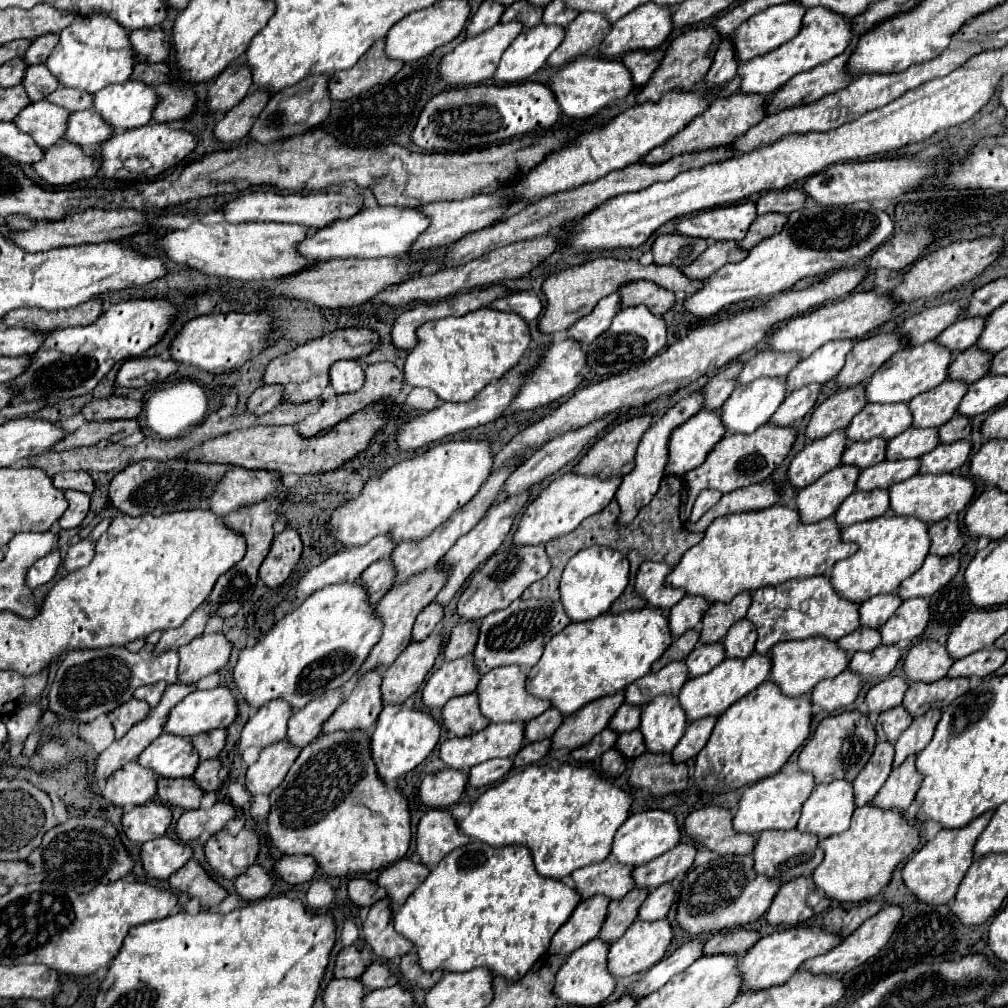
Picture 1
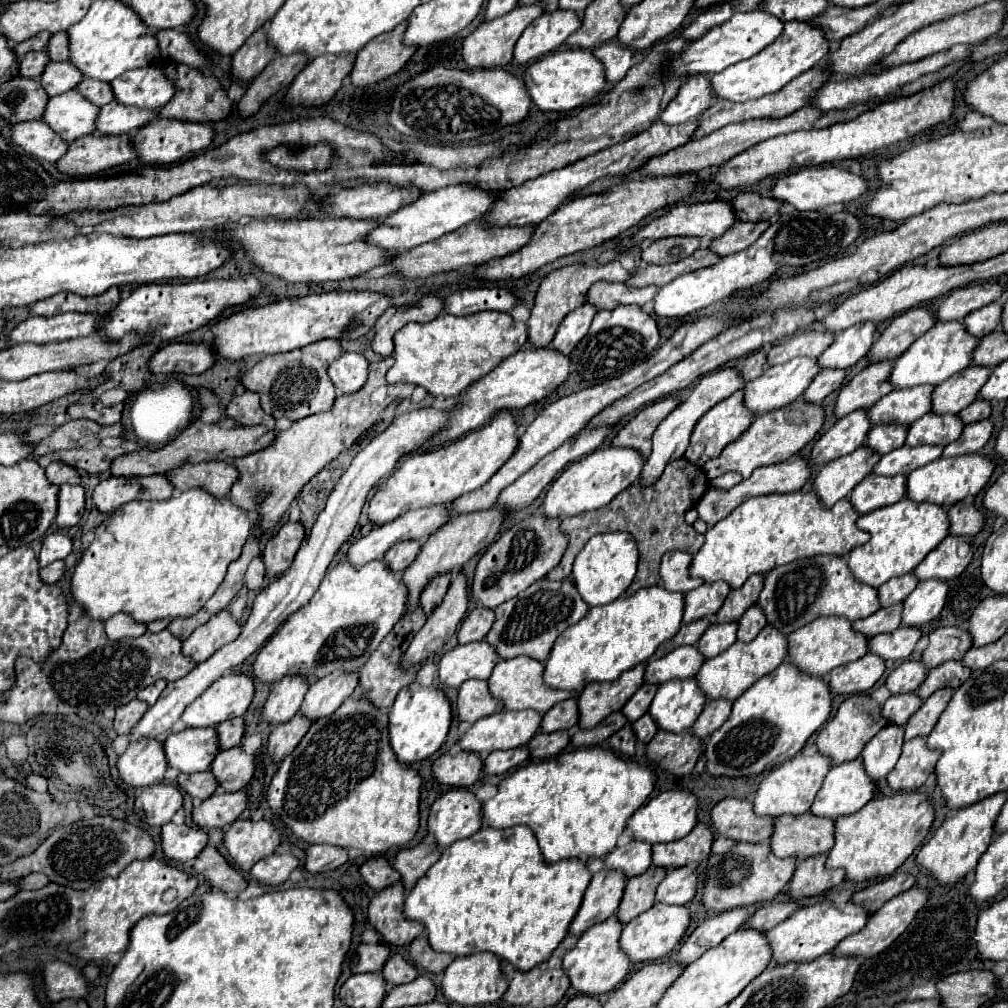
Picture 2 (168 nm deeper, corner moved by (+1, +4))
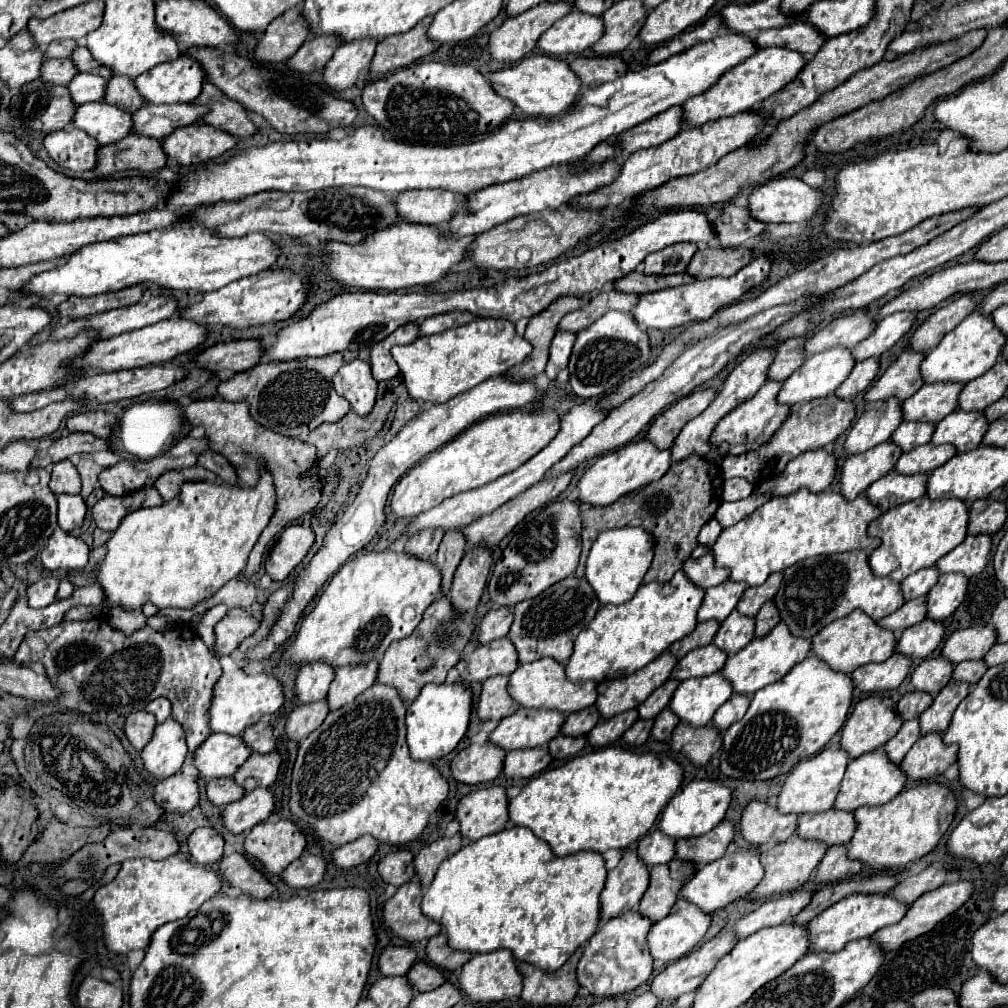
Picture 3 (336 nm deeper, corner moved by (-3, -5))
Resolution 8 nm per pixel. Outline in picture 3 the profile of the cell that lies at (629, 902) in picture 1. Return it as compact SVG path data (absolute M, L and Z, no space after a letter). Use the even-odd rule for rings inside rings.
M672 859L670 863L656 865L650 869L650 887L640 901L640 913L650 921L660 921L666 917L676 903L680 889L692 875L696 867L690 861Z

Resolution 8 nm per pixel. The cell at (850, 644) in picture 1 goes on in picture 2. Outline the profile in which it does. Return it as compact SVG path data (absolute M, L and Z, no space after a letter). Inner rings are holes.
M894 604L892 608L882 608L878 612L874 612L872 616L864 618L864 620L856 620L852 622L852 628L860 634L864 634L866 638L872 638L876 634L886 634L892 632L900 626L900 606L902 604Z

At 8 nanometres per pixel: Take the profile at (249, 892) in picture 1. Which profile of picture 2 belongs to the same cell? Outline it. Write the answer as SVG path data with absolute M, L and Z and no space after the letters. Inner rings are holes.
M274 852L266 856L264 860L256 862L250 874L258 884L264 884L266 888L274 888L274 886L284 884L294 868L298 868L298 860L292 854Z

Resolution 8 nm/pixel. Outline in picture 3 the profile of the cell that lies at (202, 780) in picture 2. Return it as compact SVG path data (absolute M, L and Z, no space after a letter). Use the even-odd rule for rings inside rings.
M224 777L224 779L212 779L206 785L206 795L214 805L228 805L238 801L240 797L244 797L244 787L236 785L236 781L232 781L232 777Z

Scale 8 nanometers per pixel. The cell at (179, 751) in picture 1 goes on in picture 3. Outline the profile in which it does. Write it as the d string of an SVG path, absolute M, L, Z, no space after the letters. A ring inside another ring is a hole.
M212 733L200 749L196 749L194 765L204 779L232 777L244 761L252 755L252 749L238 735Z

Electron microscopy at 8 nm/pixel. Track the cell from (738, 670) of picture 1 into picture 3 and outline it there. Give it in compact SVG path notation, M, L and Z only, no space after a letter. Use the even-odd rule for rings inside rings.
M780 621L766 637L752 639L736 655L730 655L726 665L724 665L724 669L722 669L722 675L732 683L734 691L744 693L744 695L752 695L758 689L762 689L764 685L780 681L796 663L800 663L802 659L808 657L810 649L812 649L812 641L810 639L802 639L802 637L792 635L788 631L788 627Z

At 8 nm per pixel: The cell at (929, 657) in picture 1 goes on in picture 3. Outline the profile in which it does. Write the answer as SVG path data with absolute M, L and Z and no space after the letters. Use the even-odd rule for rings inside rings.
M974 625L968 629L954 631L944 647L942 657L958 665L966 659L982 659L984 653L996 643L996 629L992 625Z

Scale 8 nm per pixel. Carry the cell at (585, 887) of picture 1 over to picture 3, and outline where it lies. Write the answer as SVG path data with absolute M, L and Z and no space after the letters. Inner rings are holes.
M656 827L654 831L650 831L650 835L644 835L640 839L638 855L646 865L668 863L676 855L676 841Z

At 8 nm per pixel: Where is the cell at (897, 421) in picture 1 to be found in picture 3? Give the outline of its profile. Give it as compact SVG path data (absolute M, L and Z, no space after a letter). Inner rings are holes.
M940 381L924 385L916 395L902 403L904 421L942 421L946 415L958 409L958 395L964 385L952 381Z

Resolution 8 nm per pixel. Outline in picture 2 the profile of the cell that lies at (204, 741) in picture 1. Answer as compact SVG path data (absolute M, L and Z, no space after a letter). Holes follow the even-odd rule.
M232 718L216 726L218 734L218 748L228 750L240 744L240 738L244 734L244 718Z

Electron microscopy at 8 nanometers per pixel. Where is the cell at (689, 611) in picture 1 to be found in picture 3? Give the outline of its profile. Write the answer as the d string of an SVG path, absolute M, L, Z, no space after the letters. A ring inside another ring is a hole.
M726 581L722 585L710 587L698 611L698 621L708 621L708 619L724 621L736 609L736 603L740 601L744 589L746 585L736 581Z

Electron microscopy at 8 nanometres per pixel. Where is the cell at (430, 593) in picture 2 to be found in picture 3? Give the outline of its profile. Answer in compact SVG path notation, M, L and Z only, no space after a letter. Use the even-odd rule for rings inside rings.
M450 529L444 533L444 539L440 543L438 555L434 559L434 563L440 567L442 571L442 593L446 595L454 577L454 571L464 555L466 549L466 537L462 533L462 529Z

